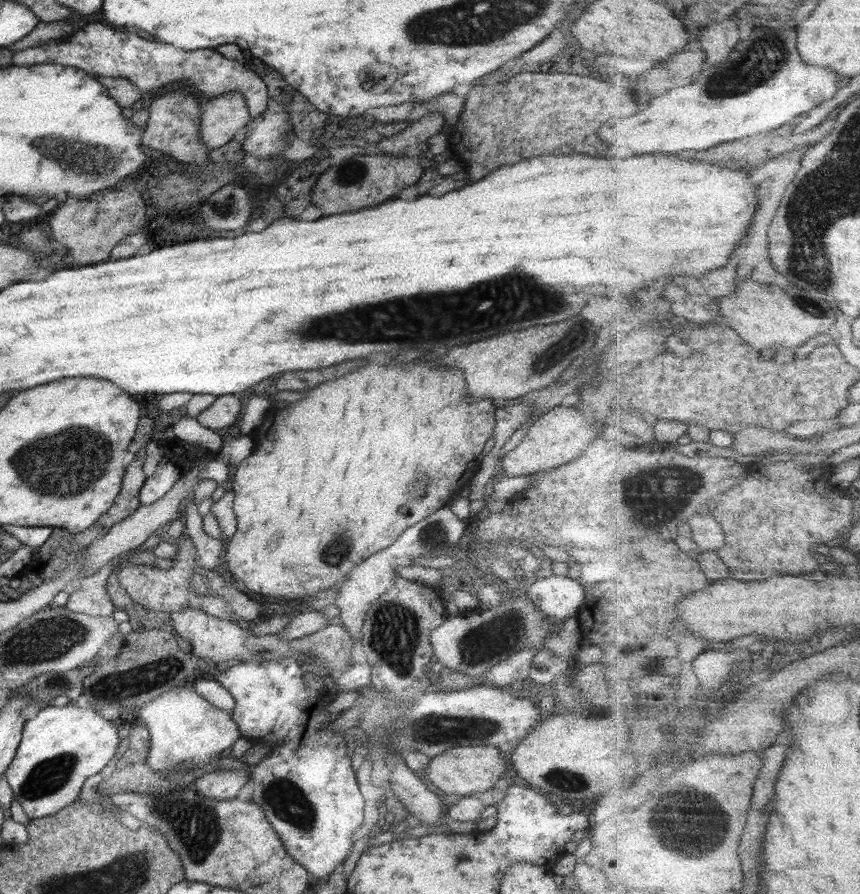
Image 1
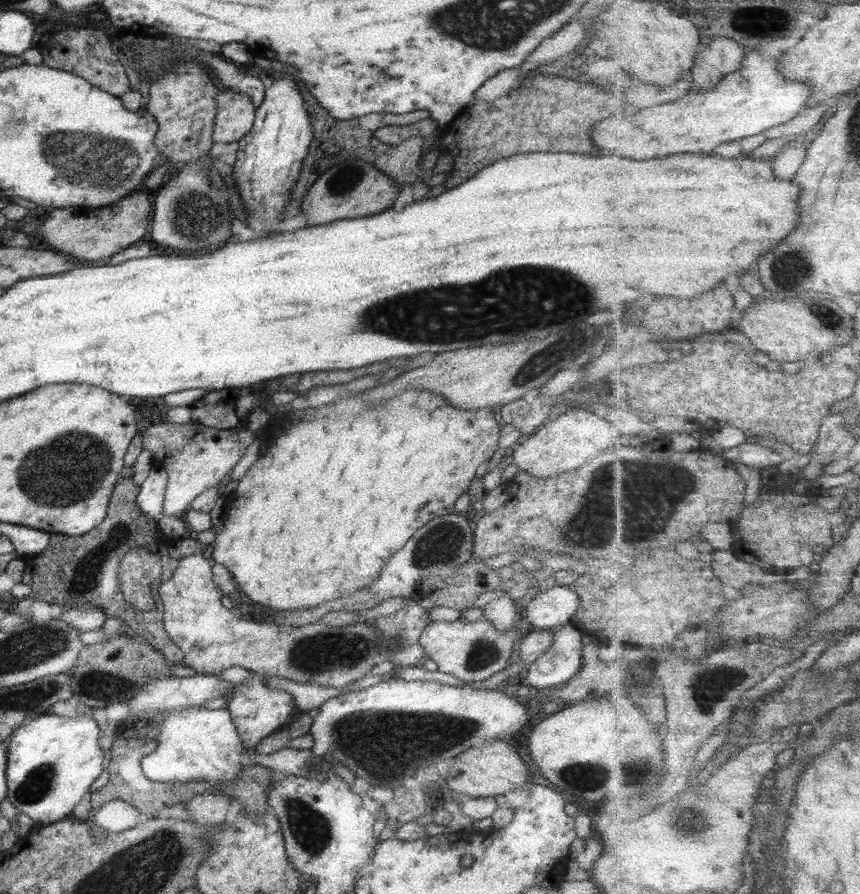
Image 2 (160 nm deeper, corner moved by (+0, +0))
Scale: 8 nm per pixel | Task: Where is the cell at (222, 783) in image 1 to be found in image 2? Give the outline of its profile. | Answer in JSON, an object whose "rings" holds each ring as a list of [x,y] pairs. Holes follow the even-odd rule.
{"rings":[[[207,792],[207,794],[191,798],[191,802],[185,804],[185,810],[187,810],[188,818],[197,825],[222,824],[230,801],[230,796],[218,792],[213,794]]]}

